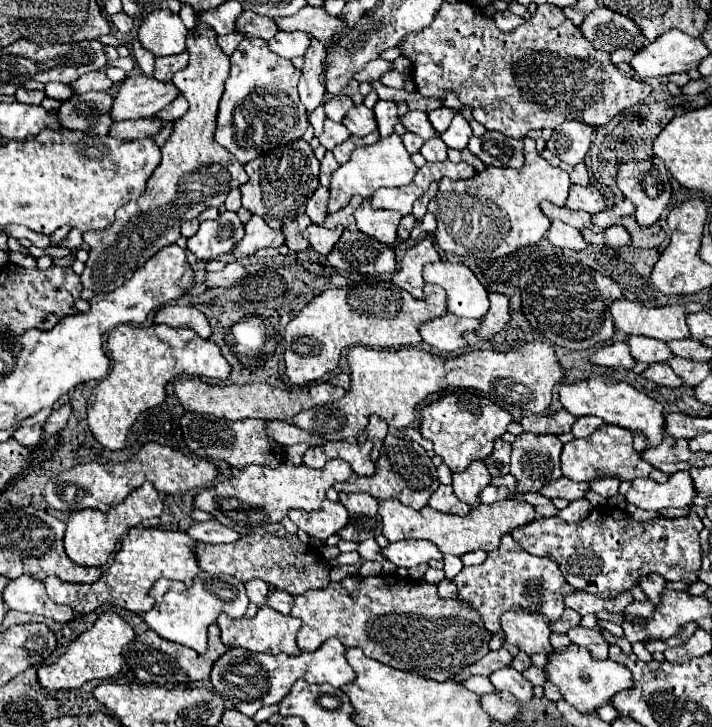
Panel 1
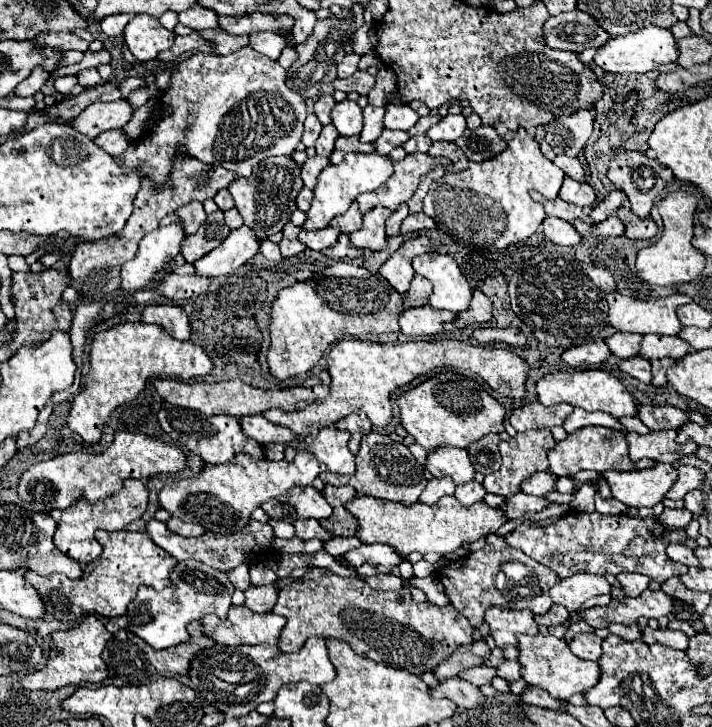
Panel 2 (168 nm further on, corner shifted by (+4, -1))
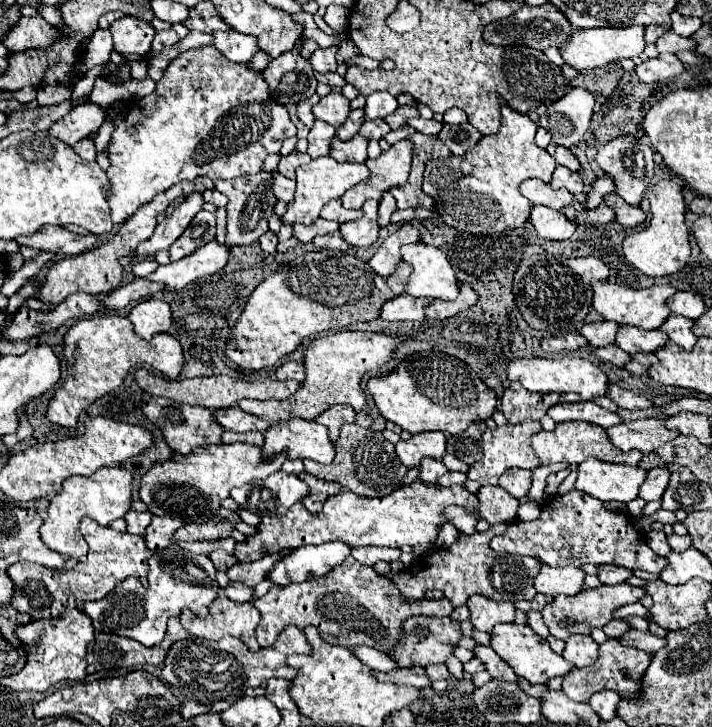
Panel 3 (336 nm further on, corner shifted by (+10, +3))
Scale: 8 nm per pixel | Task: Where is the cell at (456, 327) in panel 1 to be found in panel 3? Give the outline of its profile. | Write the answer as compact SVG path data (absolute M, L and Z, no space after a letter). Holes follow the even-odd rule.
M400 294L382 306L382 320L424 320L424 308L430 304L428 298L412 298L410 294Z

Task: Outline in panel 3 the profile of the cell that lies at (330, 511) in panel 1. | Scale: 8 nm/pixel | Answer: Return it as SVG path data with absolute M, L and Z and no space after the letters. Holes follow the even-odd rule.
M274 472L262 482L234 488L230 496L240 504L240 508L250 508L258 516L282 516L292 504L308 496L308 486L294 474Z

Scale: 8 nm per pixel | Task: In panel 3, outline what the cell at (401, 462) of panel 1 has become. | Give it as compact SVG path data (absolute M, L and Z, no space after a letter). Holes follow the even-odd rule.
M344 424L340 430L340 438L334 446L336 446L336 458L332 464L324 466L314 460L304 460L304 470L316 478L340 482L342 488L348 488L358 496L366 496L366 498L388 496L402 486L402 480L410 470L396 458L394 444L390 444L382 436L382 432L374 432L358 424Z

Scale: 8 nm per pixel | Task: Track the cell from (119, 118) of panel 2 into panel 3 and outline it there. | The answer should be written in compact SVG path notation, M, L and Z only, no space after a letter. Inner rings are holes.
M84 102L78 104L72 112L62 116L50 126L50 134L60 138L62 142L74 146L78 140L98 132L98 128L104 124L106 112L100 104L96 102Z

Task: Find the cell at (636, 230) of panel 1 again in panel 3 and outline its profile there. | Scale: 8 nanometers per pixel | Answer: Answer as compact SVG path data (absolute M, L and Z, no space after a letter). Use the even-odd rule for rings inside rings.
M608 194L604 198L604 204L616 212L616 222L622 226L638 226L646 222L646 214L640 206L626 204L618 194Z

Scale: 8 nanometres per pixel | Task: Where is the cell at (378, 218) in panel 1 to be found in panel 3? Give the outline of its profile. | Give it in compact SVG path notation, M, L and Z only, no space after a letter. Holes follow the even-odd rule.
M368 200L362 206L362 218L356 222L346 222L340 224L340 234L344 236L344 240L350 246L358 246L358 248L370 248L376 240L378 240L378 202L376 200Z

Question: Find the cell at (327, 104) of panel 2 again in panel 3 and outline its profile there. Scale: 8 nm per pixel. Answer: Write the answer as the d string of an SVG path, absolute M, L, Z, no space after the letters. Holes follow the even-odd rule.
M314 94L312 98L308 98L308 100L304 100L304 102L298 104L298 118L300 118L308 128L316 122L316 118L314 118L314 114L312 114L312 106L314 106L318 100L320 100L320 96Z

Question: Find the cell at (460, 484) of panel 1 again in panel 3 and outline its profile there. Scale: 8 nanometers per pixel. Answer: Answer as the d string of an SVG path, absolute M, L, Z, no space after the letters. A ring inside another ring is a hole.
M442 432L414 434L396 444L396 454L408 468L420 468L424 458L442 460L446 454L446 438Z

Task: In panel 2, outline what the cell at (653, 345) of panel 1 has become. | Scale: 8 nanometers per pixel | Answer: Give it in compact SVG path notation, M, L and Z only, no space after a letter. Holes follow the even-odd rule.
M614 332L612 336L608 336L606 346L610 348L610 352L618 358L632 358L638 354L638 342L640 342L640 334L632 334L632 332Z

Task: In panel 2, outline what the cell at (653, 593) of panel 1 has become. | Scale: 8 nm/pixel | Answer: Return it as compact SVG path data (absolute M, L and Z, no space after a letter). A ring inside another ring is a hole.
M618 574L616 580L620 582L620 588L626 596L638 596L650 584L650 578L644 574Z

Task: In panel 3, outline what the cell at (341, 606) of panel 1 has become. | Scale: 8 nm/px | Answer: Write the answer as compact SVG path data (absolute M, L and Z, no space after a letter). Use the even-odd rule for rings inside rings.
M348 556L342 566L334 568L326 576L310 578L308 582L300 582L300 584L292 584L292 586L272 586L266 596L256 598L256 602L252 602L252 604L262 614L262 620L256 628L256 640L258 640L260 646L272 646L272 642L276 642L276 638L282 634L282 630L286 626L294 624L300 630L304 630L306 626L316 626L322 640L328 642L328 644L338 644L338 646L344 646L348 650L358 648L358 646L370 646L370 648L376 648L384 654L394 652L396 638L400 638L400 634L404 634L402 626L404 626L406 618L410 618L410 616L444 618L444 616L450 616L452 610L454 610L452 604L448 602L448 598L442 598L442 600L428 600L428 598L408 600L408 598L400 596L400 590L396 590L392 580L376 574L374 568L370 568L370 566L362 566L352 556Z

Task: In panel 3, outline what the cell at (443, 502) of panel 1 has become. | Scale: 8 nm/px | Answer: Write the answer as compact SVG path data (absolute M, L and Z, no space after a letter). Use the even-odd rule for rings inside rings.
M430 458L430 460L424 460L424 464L420 466L420 480L428 482L428 484L436 484L438 478L446 472L448 472L448 468L440 460Z

